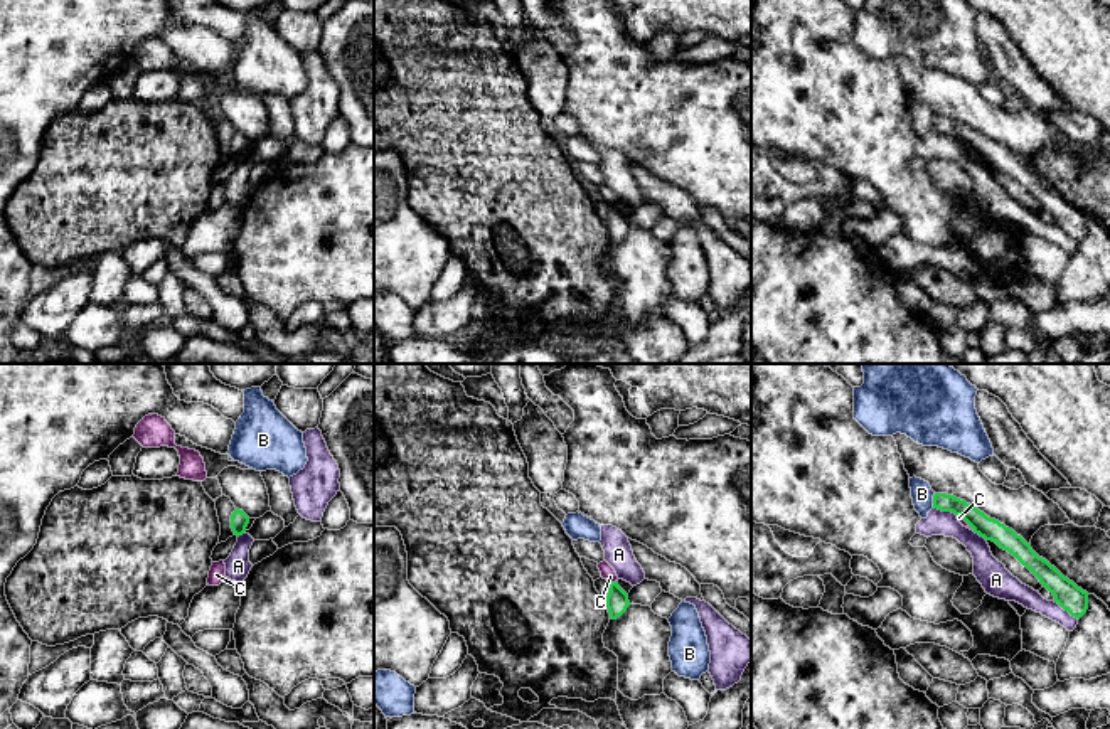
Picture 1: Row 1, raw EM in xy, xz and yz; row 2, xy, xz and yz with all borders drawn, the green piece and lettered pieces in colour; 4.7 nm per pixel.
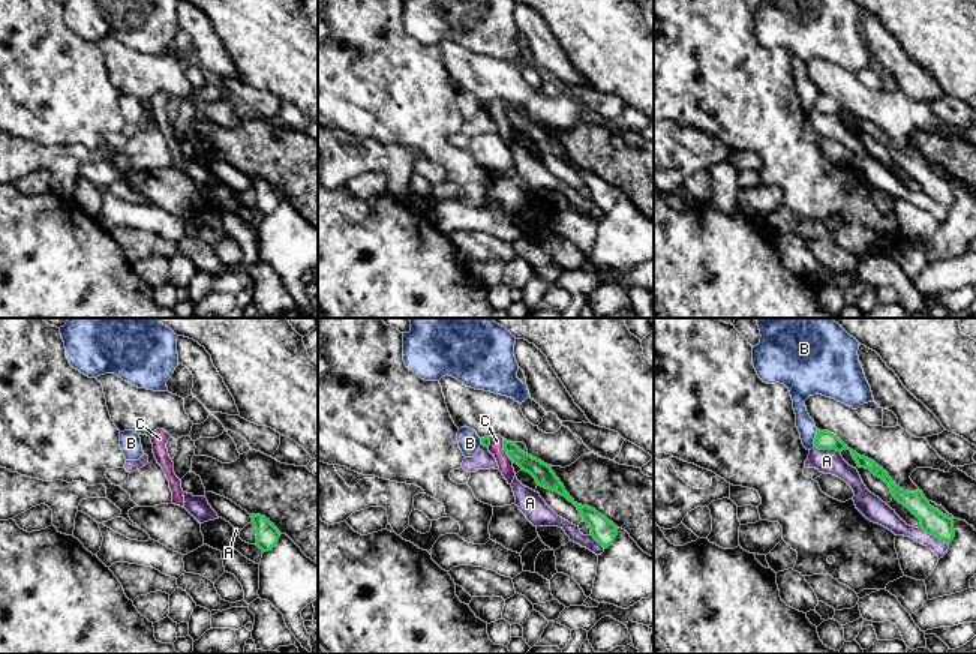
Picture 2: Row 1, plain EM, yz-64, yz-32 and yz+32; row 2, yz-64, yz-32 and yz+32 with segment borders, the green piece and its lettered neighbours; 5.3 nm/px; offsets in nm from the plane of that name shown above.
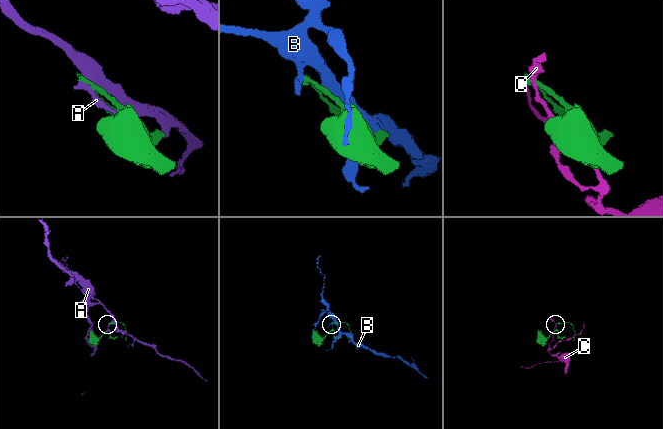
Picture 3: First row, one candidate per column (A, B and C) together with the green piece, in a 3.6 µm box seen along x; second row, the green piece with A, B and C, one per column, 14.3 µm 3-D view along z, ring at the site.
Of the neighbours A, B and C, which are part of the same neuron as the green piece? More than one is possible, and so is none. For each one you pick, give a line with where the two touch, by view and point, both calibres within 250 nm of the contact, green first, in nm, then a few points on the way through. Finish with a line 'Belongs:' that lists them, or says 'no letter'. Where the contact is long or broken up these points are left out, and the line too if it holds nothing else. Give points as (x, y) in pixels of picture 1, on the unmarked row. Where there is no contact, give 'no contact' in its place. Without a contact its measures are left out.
Belongs: no letter

